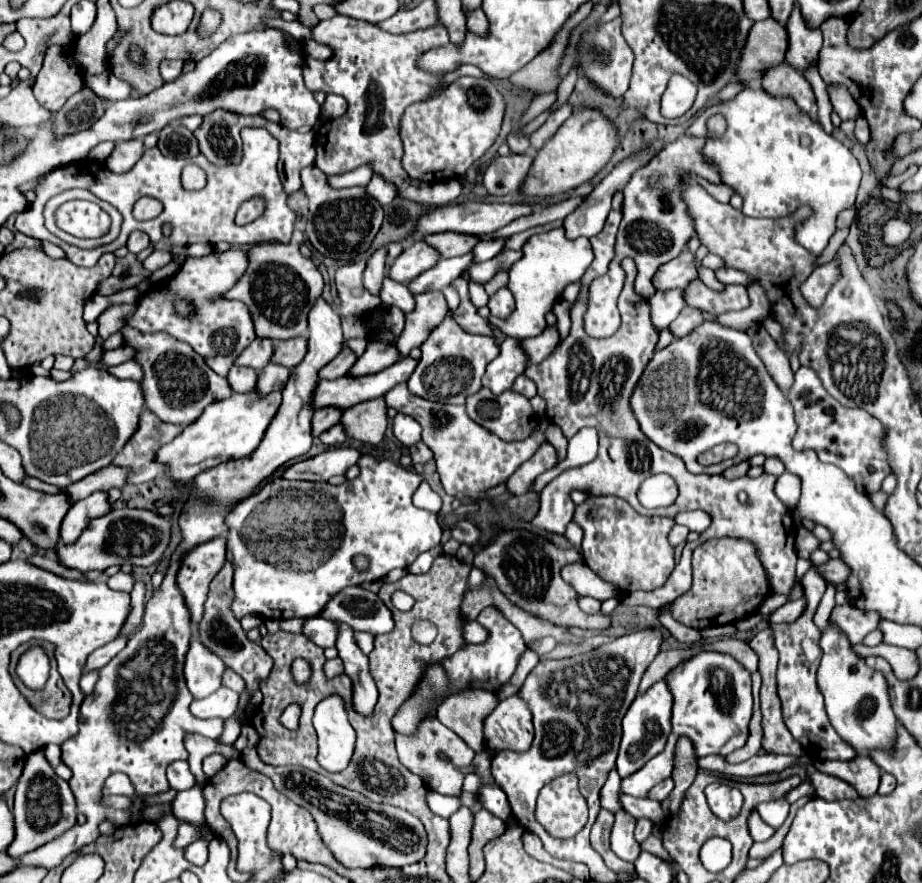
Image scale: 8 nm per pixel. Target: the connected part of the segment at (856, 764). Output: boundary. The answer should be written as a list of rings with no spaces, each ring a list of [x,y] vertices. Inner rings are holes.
[[[856,756],[848,762],[826,760],[820,762],[818,770],[824,774],[838,776],[840,780],[846,780],[858,790],[860,796],[874,796],[880,784],[880,768],[868,756]]]

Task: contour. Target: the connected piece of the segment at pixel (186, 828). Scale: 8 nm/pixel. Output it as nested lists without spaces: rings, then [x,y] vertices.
[[[182,822],[180,828],[178,828],[178,836],[176,836],[176,840],[174,840],[174,846],[180,848],[180,850],[184,850],[184,848],[190,846],[192,842],[196,842],[198,838],[200,838],[200,832],[198,832],[192,824]]]

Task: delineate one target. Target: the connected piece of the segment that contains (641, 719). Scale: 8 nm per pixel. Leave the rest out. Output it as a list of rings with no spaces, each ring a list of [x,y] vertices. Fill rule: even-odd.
[[[656,682],[652,688],[648,688],[644,694],[638,694],[636,700],[632,702],[632,706],[628,708],[624,720],[622,720],[622,742],[620,742],[620,752],[618,752],[618,760],[616,760],[616,770],[618,774],[630,776],[632,772],[640,770],[650,758],[654,758],[656,754],[660,754],[666,746],[666,740],[670,736],[672,724],[670,724],[670,710],[672,710],[672,694],[666,686],[666,682]]]

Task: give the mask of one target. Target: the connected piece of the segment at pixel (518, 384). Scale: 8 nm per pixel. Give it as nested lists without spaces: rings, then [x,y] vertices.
[[[524,374],[516,378],[512,390],[518,392],[518,394],[522,394],[522,396],[526,396],[526,398],[534,398],[534,396],[536,396],[536,386],[534,386],[534,382],[532,382],[530,378],[526,378]]]

